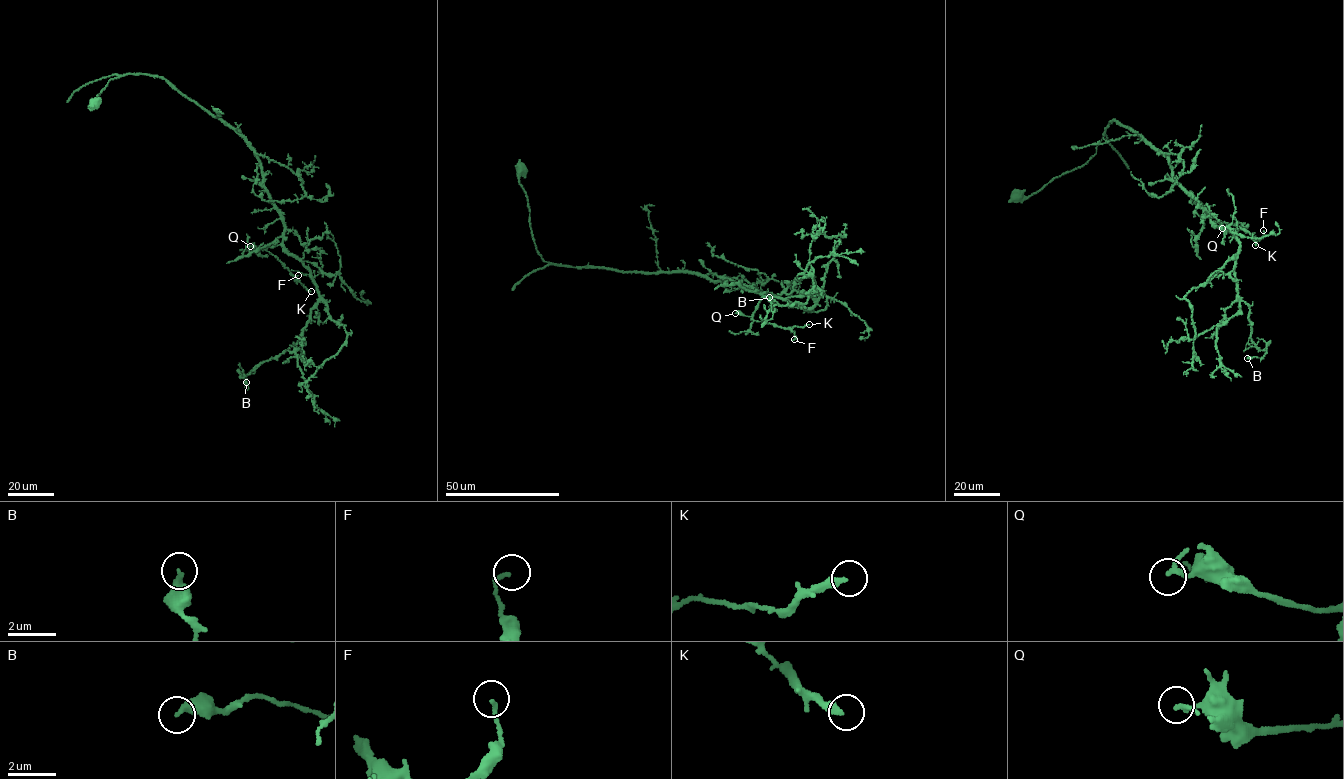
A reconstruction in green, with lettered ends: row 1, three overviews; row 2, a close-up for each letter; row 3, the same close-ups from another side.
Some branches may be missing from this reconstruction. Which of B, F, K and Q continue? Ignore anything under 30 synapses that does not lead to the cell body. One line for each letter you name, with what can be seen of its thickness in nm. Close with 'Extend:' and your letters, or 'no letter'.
Extend: no letter

